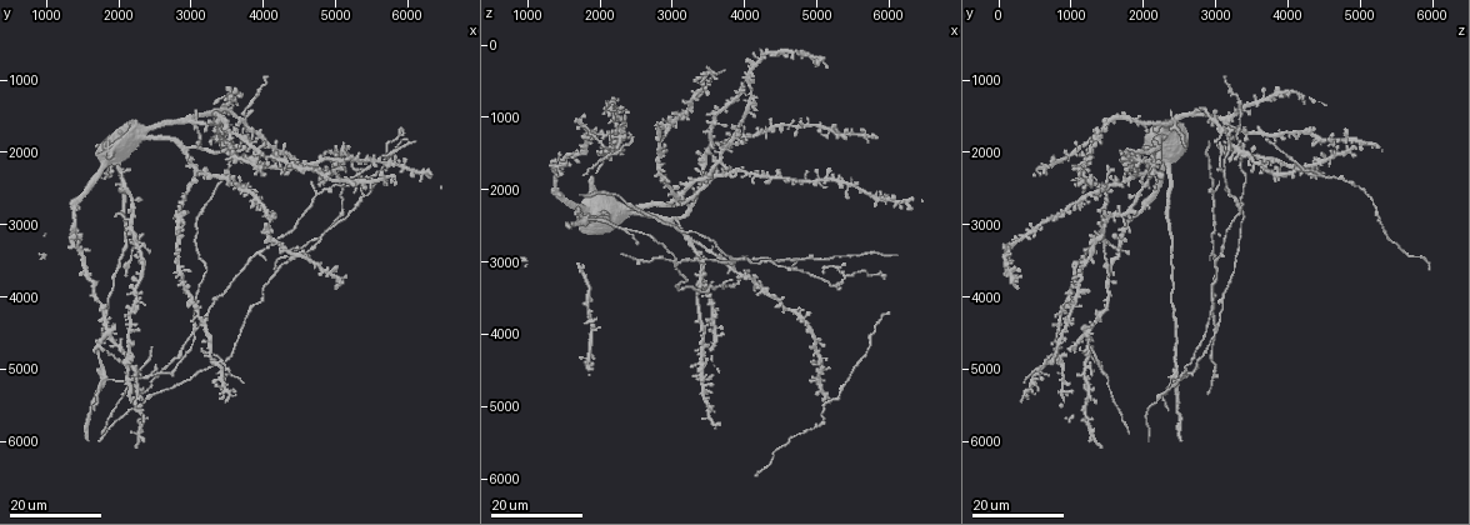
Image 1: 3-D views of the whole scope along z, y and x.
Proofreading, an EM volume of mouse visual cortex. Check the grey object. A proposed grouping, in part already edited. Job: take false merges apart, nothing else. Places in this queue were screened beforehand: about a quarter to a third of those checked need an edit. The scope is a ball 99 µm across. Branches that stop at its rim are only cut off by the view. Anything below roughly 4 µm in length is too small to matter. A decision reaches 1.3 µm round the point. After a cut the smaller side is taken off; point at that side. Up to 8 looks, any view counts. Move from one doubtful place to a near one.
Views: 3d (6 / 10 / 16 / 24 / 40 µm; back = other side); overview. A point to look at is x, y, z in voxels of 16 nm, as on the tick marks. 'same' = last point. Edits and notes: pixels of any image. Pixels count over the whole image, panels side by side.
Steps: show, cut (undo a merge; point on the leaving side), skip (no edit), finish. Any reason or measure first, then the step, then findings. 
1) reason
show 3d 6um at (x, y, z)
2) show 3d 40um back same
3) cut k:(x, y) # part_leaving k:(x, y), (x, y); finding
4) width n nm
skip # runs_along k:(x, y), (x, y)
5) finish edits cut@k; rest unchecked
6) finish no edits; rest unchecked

a fork
show 3d 16um at (3000, 4500, 3000)

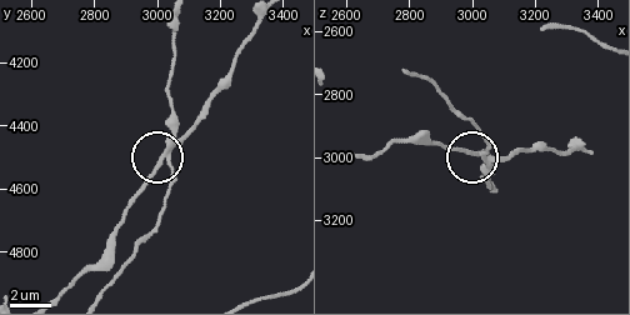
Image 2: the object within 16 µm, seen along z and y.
show 3d 10um at (3010, 4510, 2990)

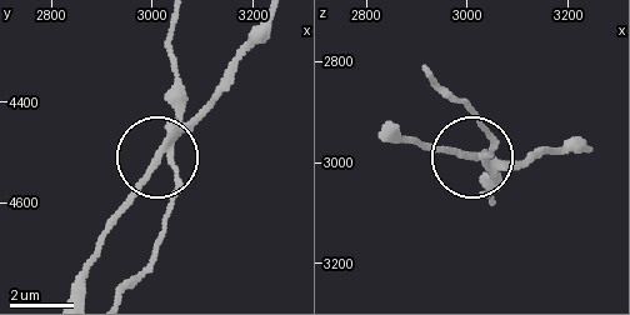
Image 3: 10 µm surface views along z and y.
arms 3
cut 3:(144, 179) # part_leaving 3:(176, 134), (206, 105), (255, 24); two cells meet here

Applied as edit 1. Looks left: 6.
see it whole again
show overview

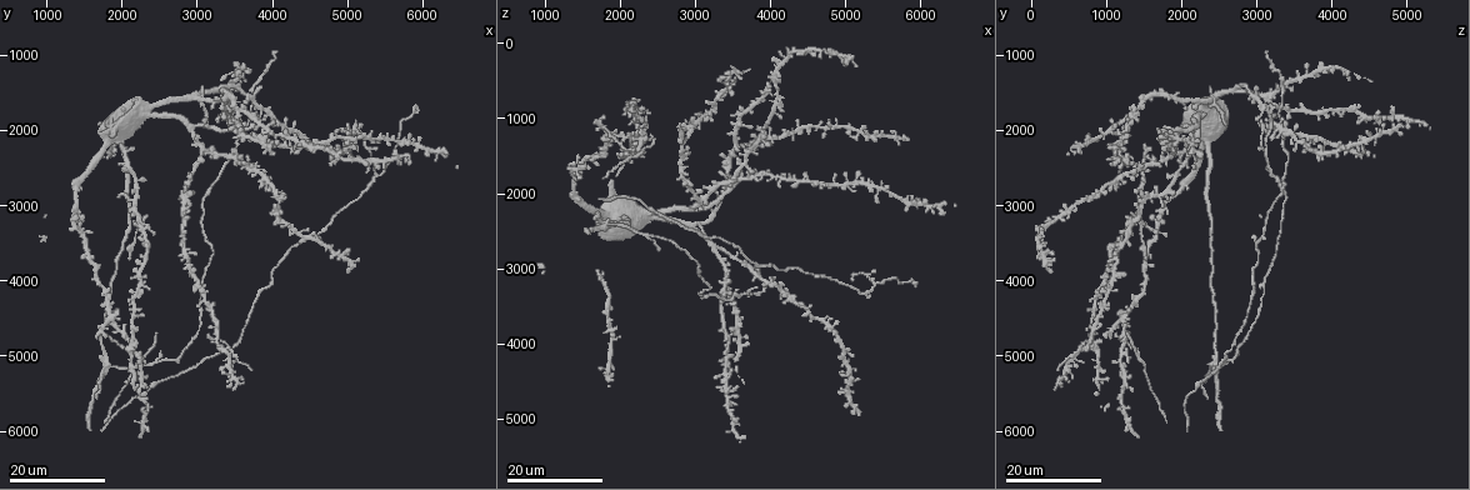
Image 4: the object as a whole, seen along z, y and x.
a fork
show 3d 24um at (2350, 5100, 2550)

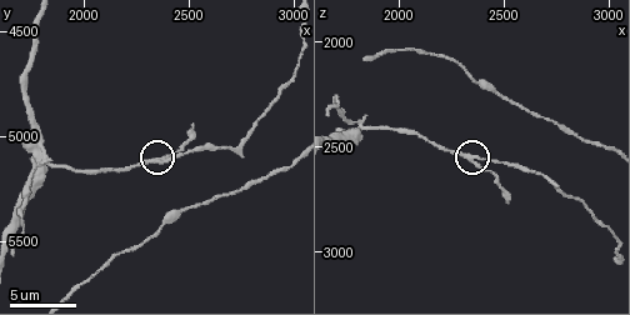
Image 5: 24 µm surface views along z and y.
show 3d 6um at (2360, 5100, 2560)

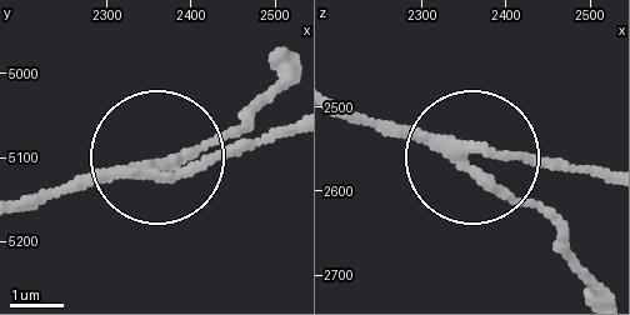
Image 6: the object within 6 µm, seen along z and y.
skip # runs_along 6:(348, 108), (455, 143), (558, 228); one cell here

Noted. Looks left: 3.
arms part here
show 3d 16um at (2300, 5050, 1450)

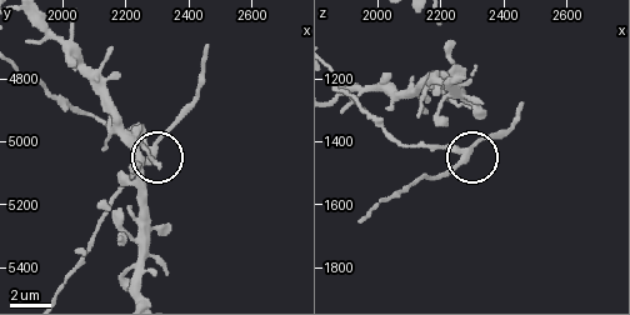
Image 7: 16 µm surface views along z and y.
show 3d 10um at (2290, 5040, 1430)

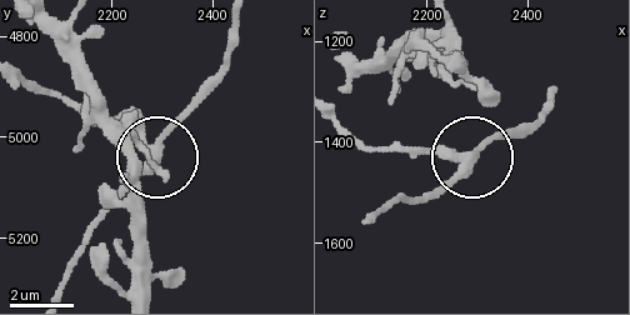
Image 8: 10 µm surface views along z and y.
side_arm 7 um
cut 8:(423, 149) # part_leaving 8:(463, 159), (368, 151), (336, 126); two cells meet here

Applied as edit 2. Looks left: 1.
finish edits cut@3, cut@8; rest unchecked

